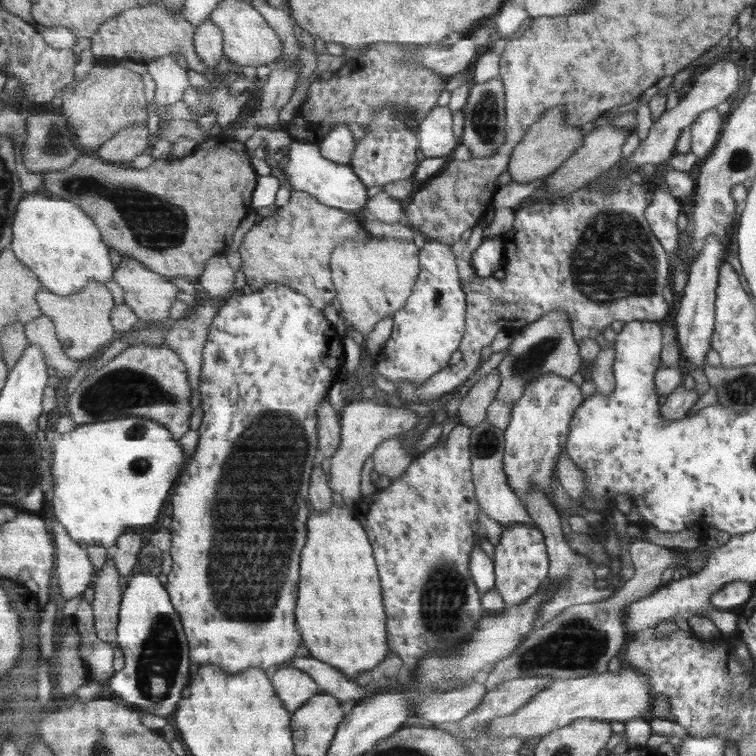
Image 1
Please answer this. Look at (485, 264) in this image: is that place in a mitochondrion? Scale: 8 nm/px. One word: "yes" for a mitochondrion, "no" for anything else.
no

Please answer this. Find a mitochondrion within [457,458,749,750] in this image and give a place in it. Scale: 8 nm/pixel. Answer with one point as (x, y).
(576, 644)

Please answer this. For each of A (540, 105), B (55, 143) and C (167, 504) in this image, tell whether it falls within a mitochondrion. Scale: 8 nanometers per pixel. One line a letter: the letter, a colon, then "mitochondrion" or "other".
A: other
B: mitochondrion
C: other

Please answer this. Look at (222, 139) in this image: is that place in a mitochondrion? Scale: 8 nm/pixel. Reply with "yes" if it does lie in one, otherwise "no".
no

